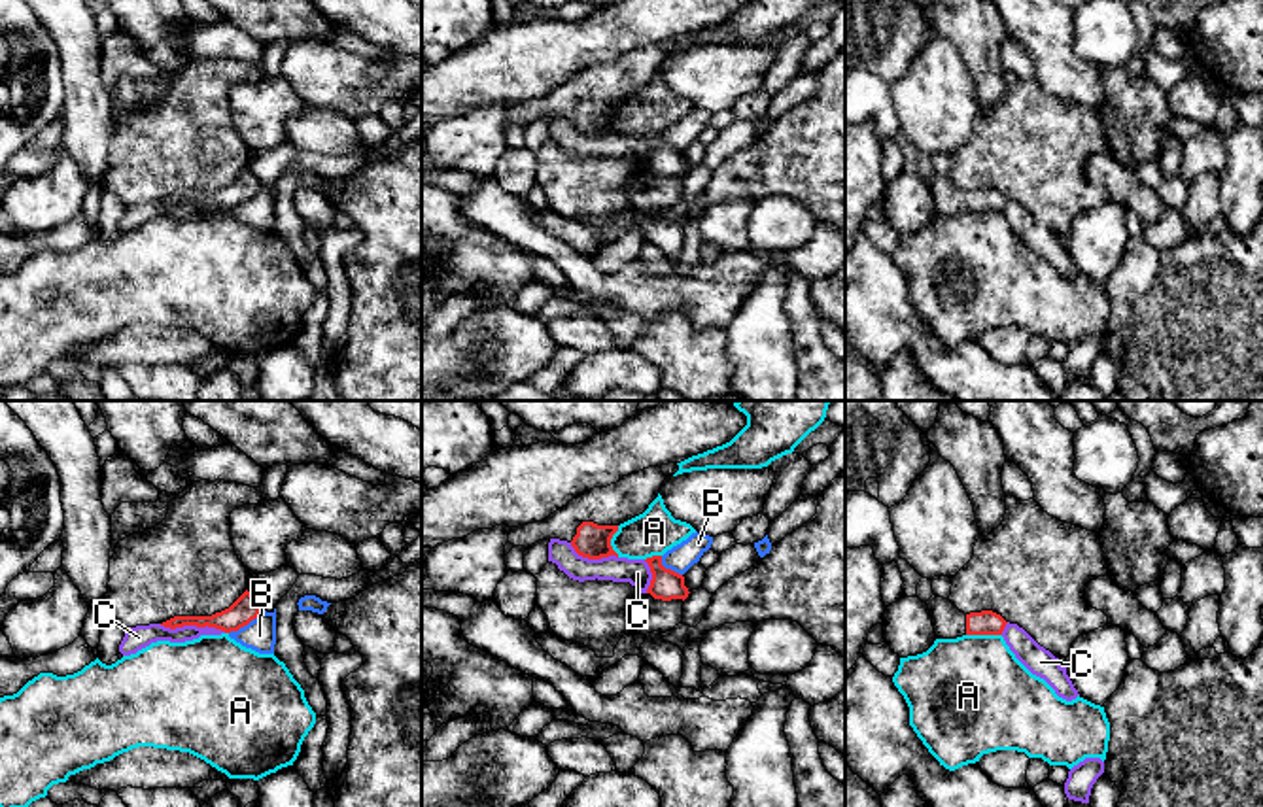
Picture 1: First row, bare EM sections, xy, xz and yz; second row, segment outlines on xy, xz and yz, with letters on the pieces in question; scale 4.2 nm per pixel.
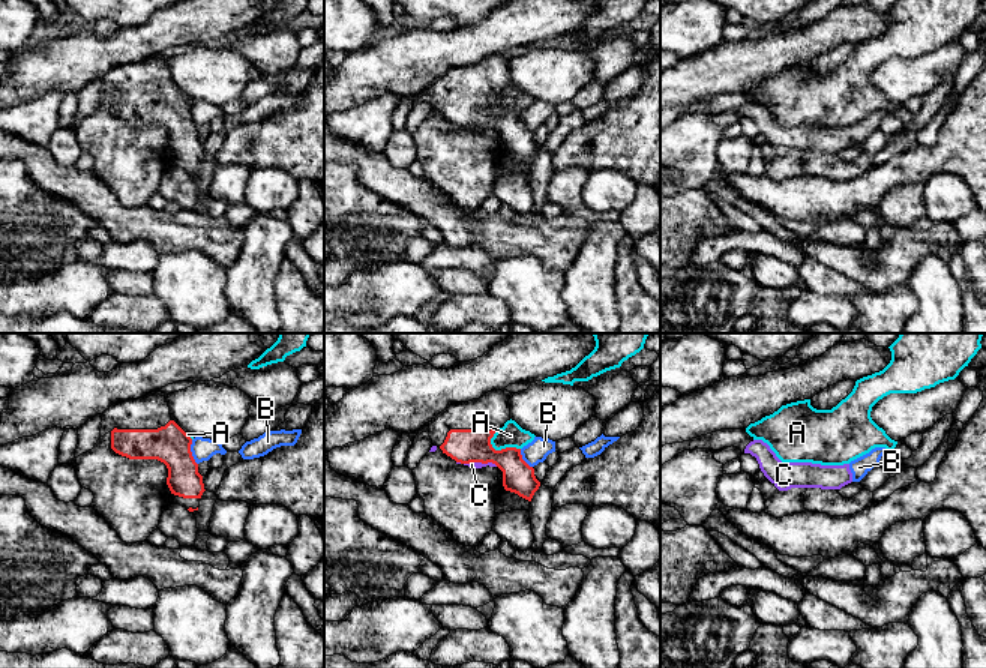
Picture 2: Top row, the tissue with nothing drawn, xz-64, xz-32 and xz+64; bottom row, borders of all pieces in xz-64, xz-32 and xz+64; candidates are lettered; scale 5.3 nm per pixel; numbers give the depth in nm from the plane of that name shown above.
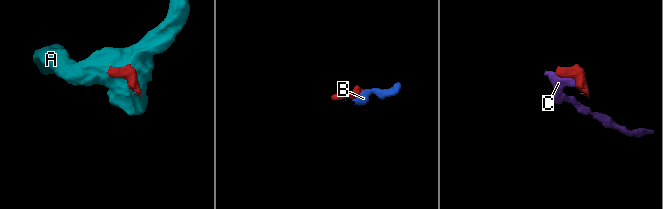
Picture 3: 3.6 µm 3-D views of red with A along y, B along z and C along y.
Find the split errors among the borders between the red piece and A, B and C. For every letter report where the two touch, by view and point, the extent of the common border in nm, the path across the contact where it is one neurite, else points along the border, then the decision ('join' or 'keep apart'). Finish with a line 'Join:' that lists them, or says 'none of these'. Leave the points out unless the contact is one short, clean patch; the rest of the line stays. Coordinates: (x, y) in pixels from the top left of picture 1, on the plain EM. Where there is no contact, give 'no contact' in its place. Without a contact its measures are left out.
A: contact yz (984, 210); length 150 nm; border yz (967, 210), (1001, 212); keep apart
B: contact xy (246, 201); length 180 nm; border xy (261, 186), (254, 195), (229, 210); keep apart
C: contact xy (193, 201); length 280 nm; border xy (159, 201), (171, 205), (214, 203), (225, 208); keep apart
Join: none of these

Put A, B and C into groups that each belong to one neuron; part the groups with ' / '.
A / B C

